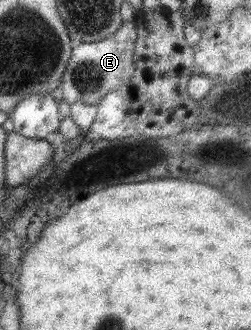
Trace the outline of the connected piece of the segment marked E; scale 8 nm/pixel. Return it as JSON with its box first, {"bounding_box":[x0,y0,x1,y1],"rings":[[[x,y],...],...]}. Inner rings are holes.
{"bounding_box":[62,21,137,105],"rings":[[[123,21],[120,28],[104,40],[74,46],[70,64],[62,77],[63,99],[70,105],[78,101],[94,105],[106,94],[126,85],[134,73],[134,47],[137,38],[135,21]]]}

